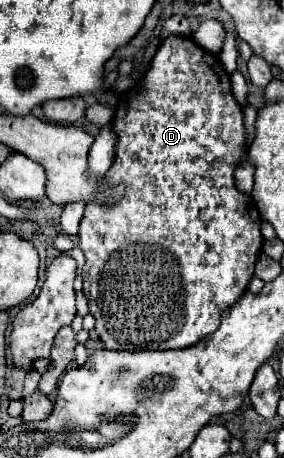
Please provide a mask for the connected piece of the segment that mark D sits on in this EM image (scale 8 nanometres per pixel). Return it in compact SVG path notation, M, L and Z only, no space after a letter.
M170 35L160 43L154 59L150 61L146 75L140 81L136 81L132 89L118 95L118 107L114 111L114 133L116 133L116 159L108 169L104 183L108 183L108 187L124 183L126 185L124 197L112 207L102 207L96 201L88 203L78 233L78 247L86 255L84 291L88 297L90 315L96 319L96 333L106 349L118 349L118 351L190 347L200 339L204 339L206 335L214 333L220 325L222 311L234 305L240 299L240 295L246 291L254 275L254 265L258 261L262 241L264 241L260 233L260 215L256 203L252 201L250 195L238 191L234 183L234 171L242 155L246 153L246 131L242 121L242 107L236 103L230 91L230 75L224 71L216 55L210 55L208 51L198 47L190 37Z

